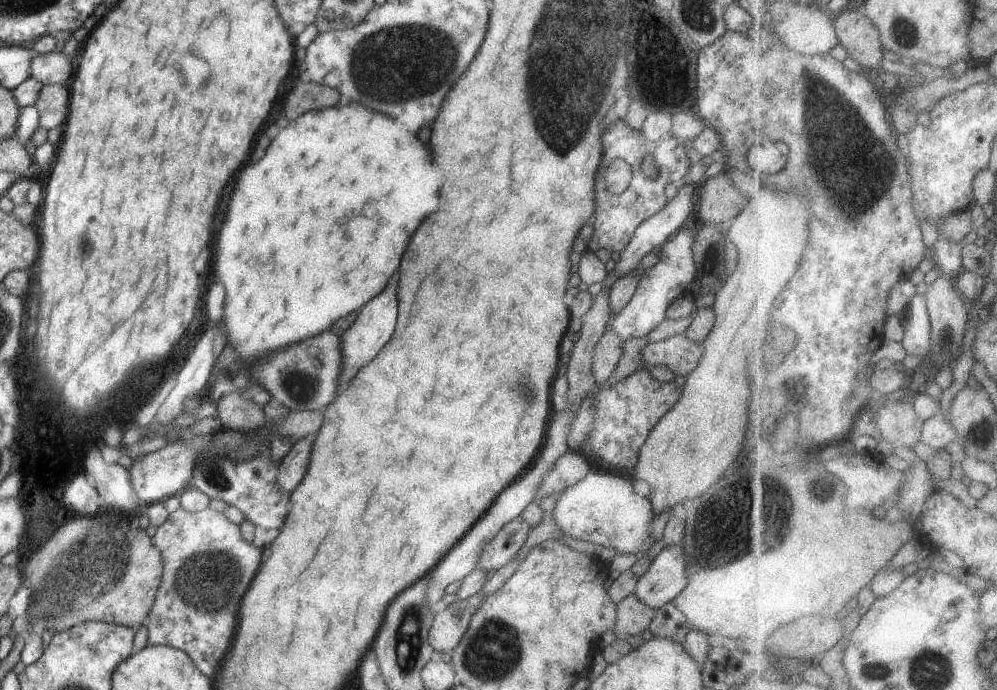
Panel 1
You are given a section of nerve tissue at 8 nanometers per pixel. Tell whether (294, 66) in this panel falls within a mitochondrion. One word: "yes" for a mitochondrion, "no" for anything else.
no

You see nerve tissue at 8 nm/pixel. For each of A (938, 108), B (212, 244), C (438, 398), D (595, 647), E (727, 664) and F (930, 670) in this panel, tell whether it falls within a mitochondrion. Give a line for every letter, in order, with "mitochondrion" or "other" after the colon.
A: other
B: other
C: other
D: other
E: other
F: mitochondrion

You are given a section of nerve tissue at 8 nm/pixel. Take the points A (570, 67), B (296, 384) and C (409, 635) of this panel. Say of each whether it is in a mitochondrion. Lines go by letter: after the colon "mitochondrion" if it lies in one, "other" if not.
A: mitochondrion
B: mitochondrion
C: mitochondrion

